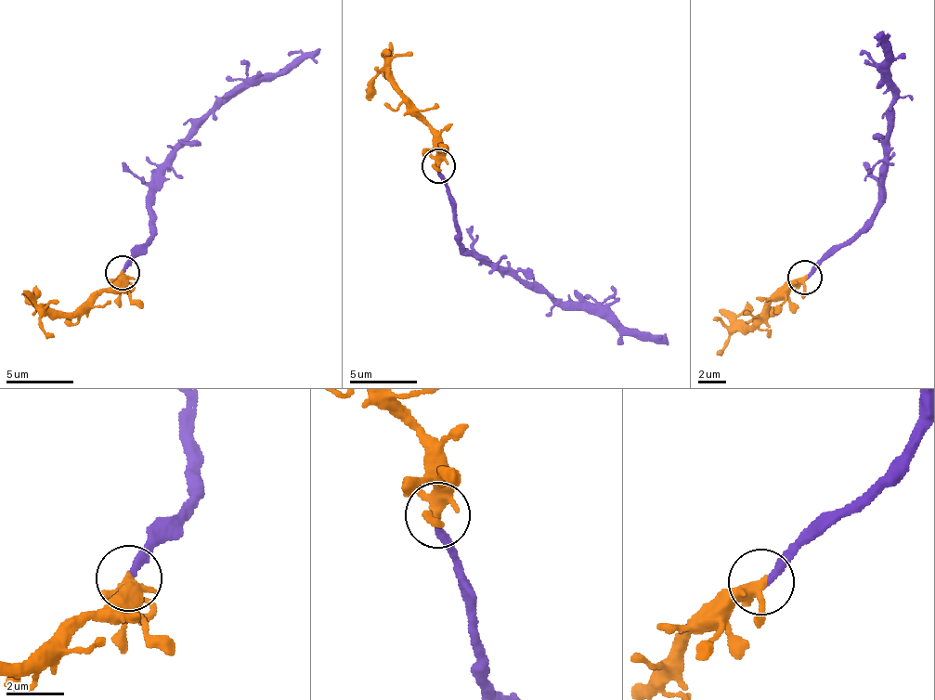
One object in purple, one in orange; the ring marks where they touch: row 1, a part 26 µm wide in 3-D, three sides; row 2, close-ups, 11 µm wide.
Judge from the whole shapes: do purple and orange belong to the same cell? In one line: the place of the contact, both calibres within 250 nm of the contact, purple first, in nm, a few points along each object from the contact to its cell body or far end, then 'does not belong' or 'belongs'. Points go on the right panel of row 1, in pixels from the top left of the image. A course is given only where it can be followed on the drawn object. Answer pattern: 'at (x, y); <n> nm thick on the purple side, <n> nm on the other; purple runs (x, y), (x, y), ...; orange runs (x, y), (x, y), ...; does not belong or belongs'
at (804, 278); 200 nm thick on the purple side, 280 nm on the other; purple runs (805, 279), (863, 226), (880, 200), (880, 169), (892, 92), (884, 64), (885, 31); orange runs (805, 277), (772, 294), (750, 325), (746, 324), (782, 307); belongs

